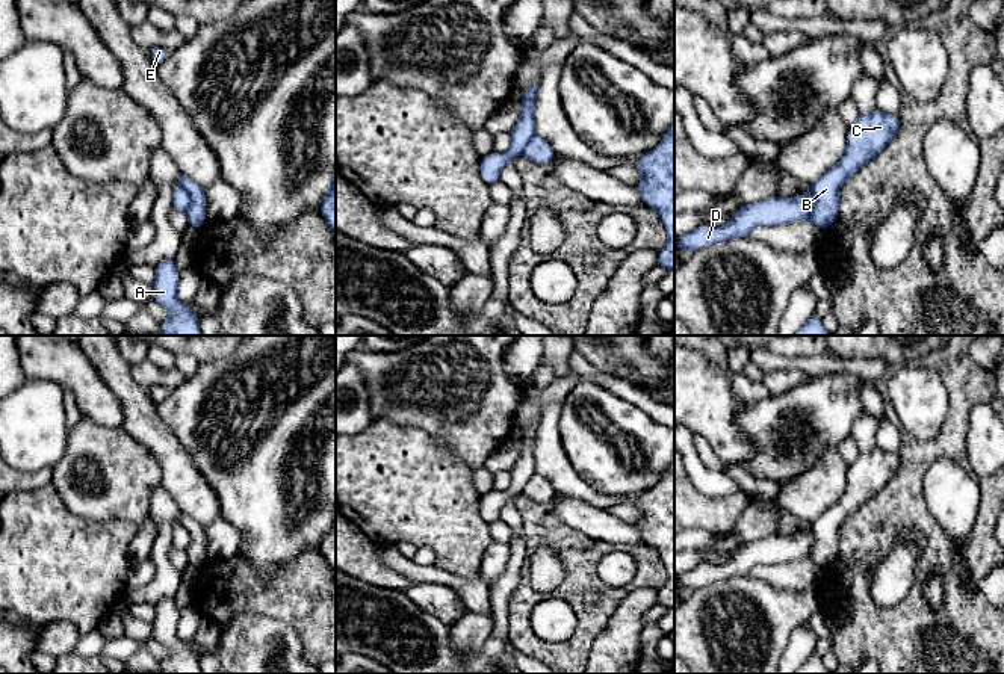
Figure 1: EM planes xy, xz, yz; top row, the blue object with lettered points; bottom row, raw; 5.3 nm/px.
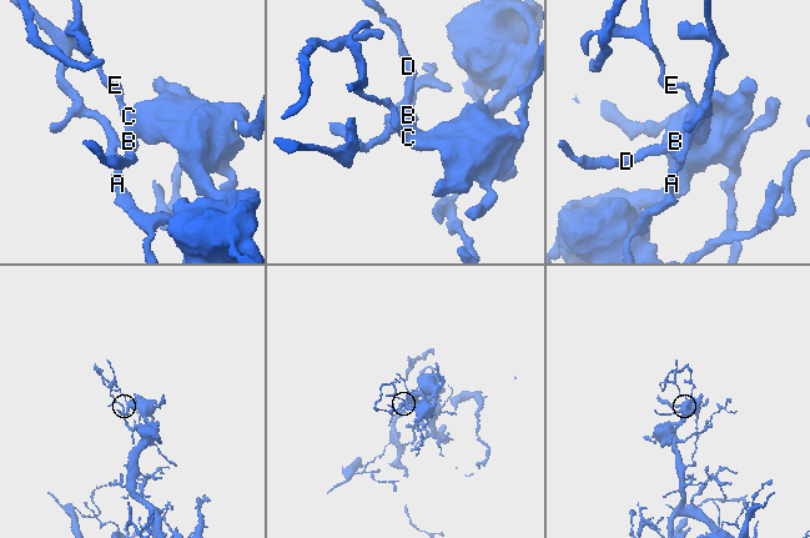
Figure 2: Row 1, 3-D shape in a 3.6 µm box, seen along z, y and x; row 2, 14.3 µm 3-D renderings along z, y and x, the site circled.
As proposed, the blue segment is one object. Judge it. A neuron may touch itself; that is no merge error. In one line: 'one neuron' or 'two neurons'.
two neurons

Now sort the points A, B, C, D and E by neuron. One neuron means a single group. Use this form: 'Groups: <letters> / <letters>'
Groups: A D / B C E

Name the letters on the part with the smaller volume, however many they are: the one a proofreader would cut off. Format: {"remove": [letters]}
{"remove": ["A", "D"]}

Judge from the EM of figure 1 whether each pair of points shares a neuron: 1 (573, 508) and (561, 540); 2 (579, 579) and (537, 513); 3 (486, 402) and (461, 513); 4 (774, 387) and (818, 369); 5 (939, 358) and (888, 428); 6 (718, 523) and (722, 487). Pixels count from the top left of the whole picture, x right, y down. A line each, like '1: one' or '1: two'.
1: two
2: one
3: two
4: two
5: two
6: two

